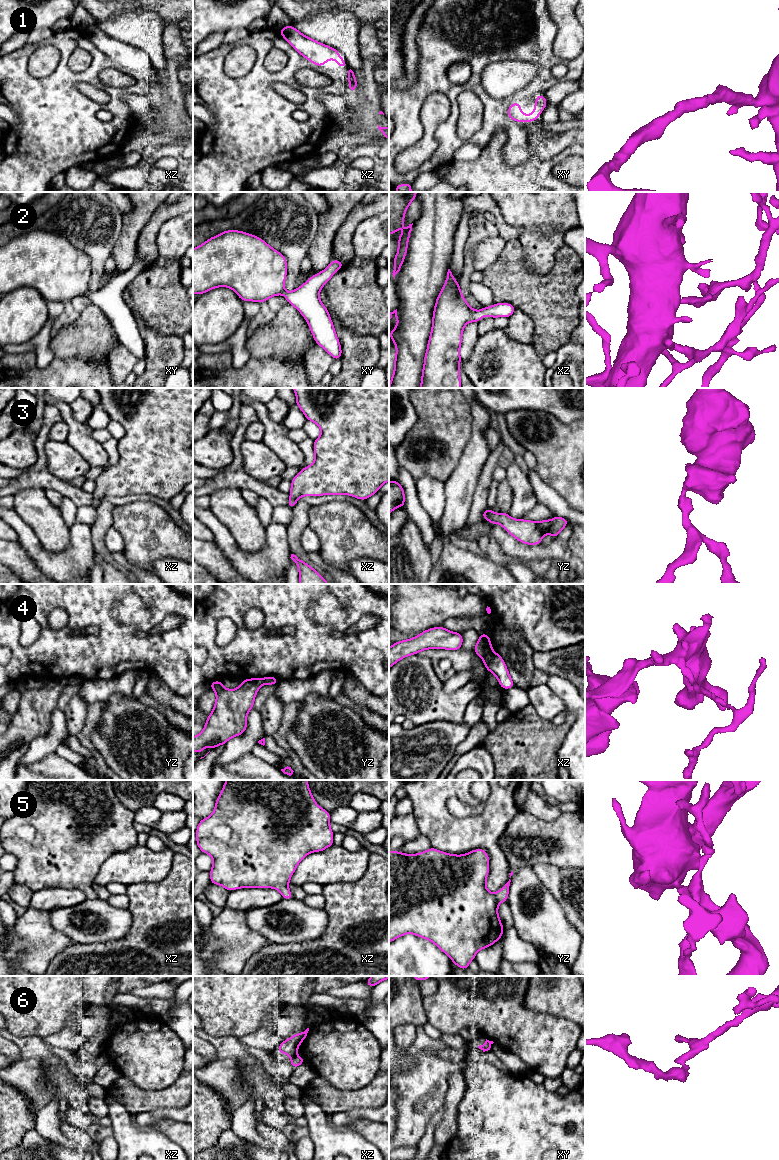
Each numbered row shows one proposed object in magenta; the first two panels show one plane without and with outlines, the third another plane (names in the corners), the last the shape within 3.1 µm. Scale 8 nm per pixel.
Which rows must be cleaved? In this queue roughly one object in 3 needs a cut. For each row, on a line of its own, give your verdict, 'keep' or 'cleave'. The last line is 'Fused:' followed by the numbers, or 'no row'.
1: keep
2: keep
3: keep
4: cleave
5: keep
6: cleave
Fused: 4, 6

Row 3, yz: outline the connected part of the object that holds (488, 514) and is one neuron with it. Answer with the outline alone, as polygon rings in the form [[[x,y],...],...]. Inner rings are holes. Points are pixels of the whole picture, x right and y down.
[[[488,508],[483,511],[481,518],[485,518],[493,525],[499,523],[511,536],[528,545],[541,544],[546,533],[549,533],[553,539],[556,539],[559,532],[568,525],[568,519],[560,516],[555,516],[551,520],[536,522],[513,519],[505,511],[498,515],[494,510]]]

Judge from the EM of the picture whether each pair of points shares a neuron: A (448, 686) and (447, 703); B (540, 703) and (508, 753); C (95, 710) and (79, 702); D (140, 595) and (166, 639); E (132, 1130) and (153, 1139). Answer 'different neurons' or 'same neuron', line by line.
A: different neurons
B: different neurons
C: different neurons
D: same neuron
E: same neuron

